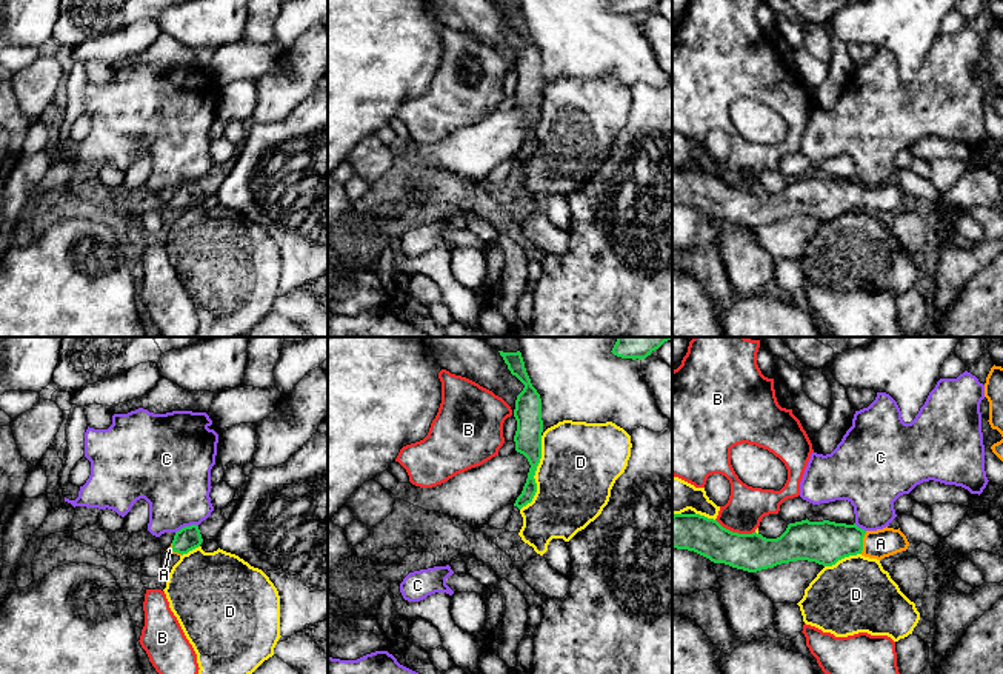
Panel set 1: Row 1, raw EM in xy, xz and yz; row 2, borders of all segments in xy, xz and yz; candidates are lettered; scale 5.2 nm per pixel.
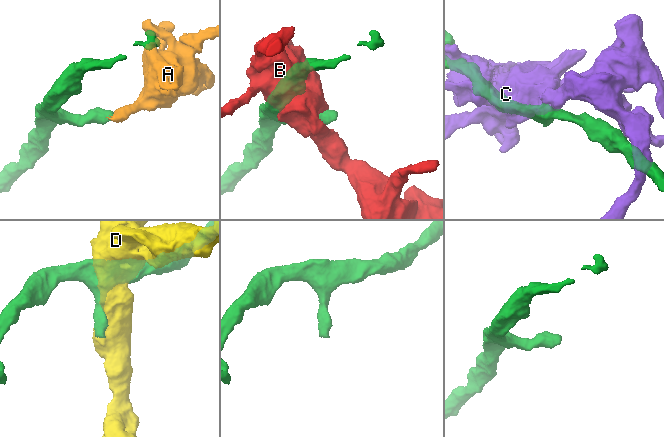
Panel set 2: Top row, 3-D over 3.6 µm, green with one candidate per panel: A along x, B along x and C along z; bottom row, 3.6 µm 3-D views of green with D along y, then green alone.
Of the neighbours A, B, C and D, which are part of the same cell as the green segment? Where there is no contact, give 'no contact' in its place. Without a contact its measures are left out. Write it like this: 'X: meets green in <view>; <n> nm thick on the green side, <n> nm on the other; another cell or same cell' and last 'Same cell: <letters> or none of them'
A: meets green in yz; 220 nm thick on the green side, 150 nm on the other; same cell
B: meets green in yz; 200 nm thick on the green side, 200 nm on the other; another cell
C: meets green in xy; 120 nm thick on the green side, 360 nm on the other; another cell
D: meets green in xz; 140 nm thick on the green side, 420 nm on the other; another cell
Same cell: A

